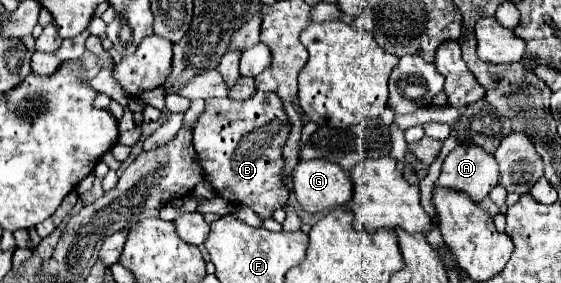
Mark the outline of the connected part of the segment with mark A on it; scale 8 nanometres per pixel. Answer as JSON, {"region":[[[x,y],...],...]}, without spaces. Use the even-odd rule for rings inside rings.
{"region":[[[458,144],[444,158],[436,186],[462,190],[474,202],[480,202],[498,184],[498,176],[498,164],[492,154],[482,152],[476,144]]]}

